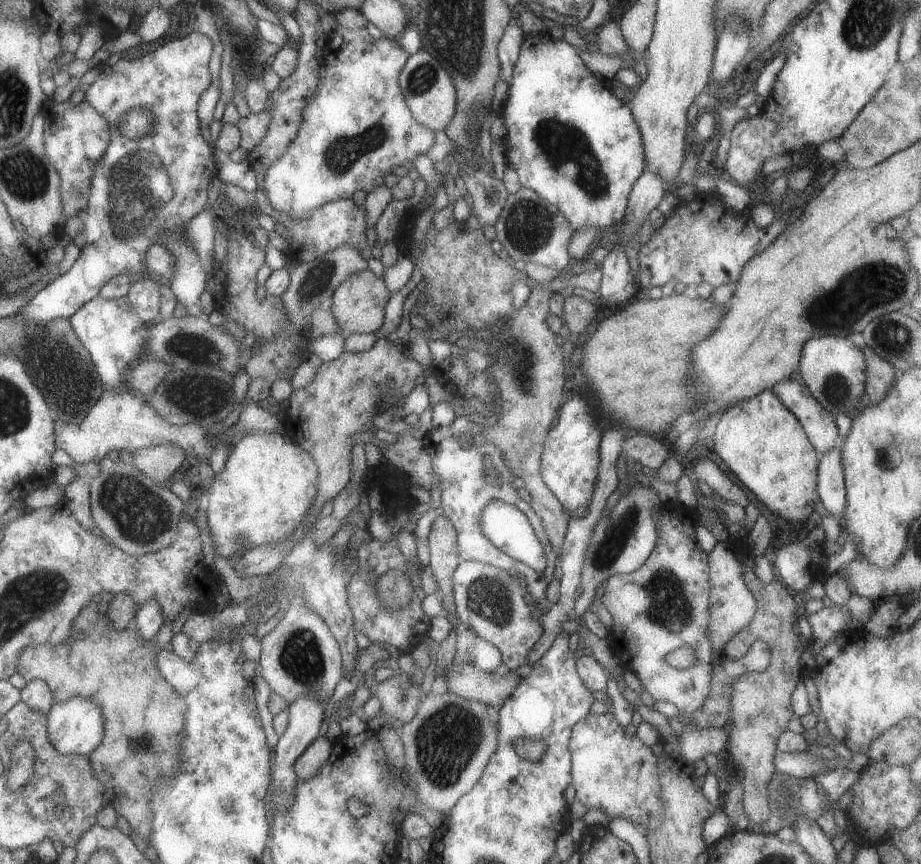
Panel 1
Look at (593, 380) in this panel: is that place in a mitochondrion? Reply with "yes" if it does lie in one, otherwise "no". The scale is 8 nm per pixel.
no

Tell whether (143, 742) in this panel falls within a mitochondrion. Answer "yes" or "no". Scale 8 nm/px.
yes

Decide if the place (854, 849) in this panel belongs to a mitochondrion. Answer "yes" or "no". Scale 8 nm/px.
no

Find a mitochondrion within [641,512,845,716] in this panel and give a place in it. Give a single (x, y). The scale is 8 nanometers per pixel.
(668, 605)

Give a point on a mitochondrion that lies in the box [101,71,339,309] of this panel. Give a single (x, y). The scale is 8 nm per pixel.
(138, 188)

